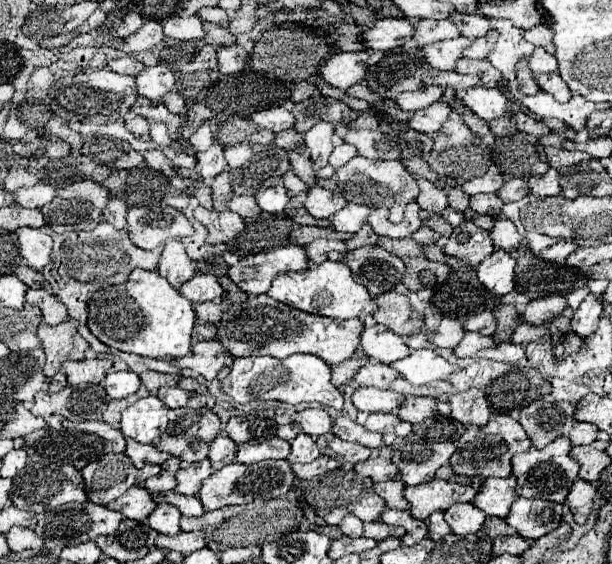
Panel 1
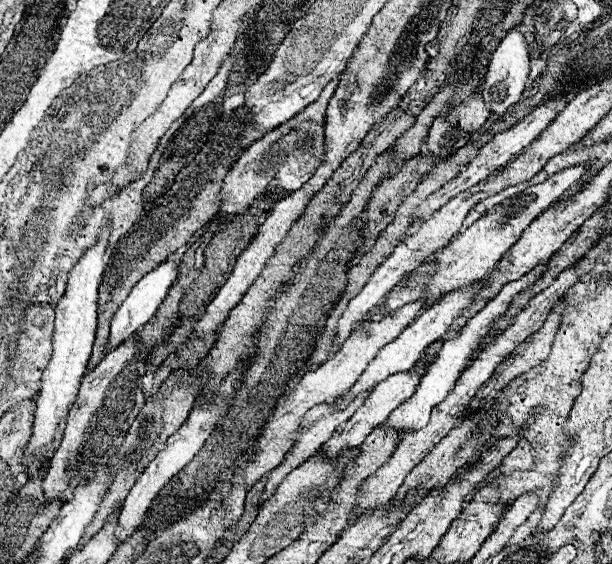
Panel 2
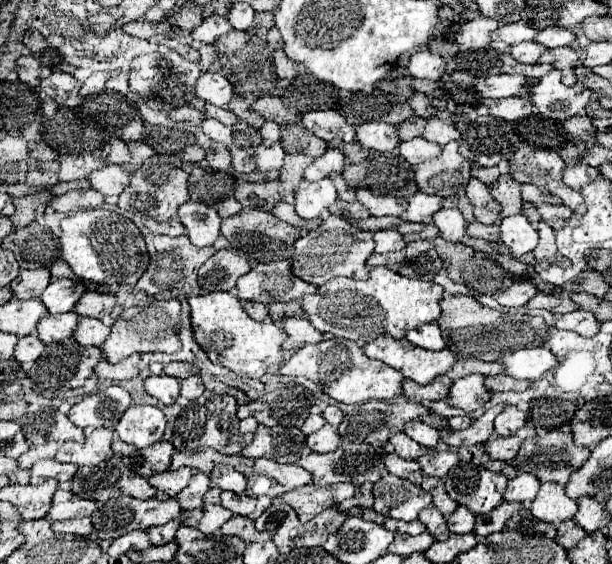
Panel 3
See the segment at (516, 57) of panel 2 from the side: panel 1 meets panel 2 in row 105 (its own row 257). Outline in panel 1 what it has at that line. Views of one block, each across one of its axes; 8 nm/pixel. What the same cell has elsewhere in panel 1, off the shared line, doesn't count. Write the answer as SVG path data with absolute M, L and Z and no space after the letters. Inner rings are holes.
M494 250L478 264L476 274L488 292L494 296L504 296L514 288L514 268L516 258L512 258L510 252Z

